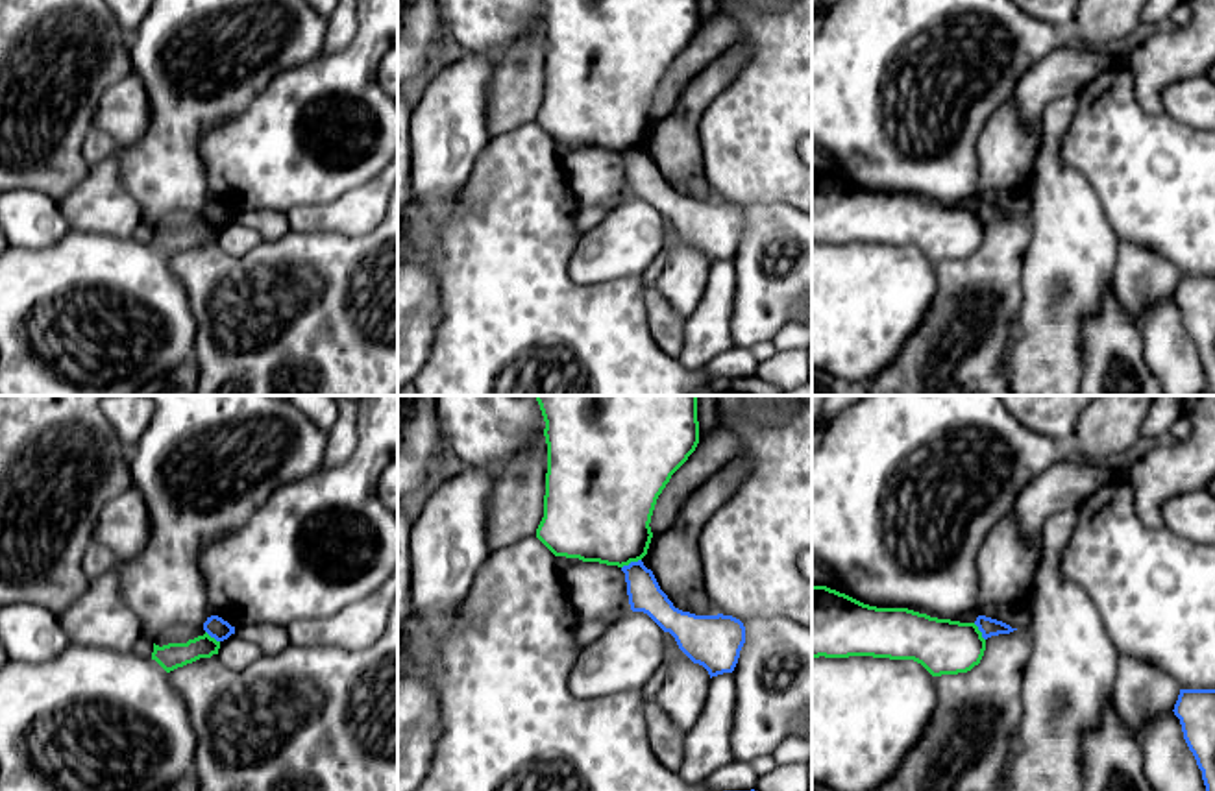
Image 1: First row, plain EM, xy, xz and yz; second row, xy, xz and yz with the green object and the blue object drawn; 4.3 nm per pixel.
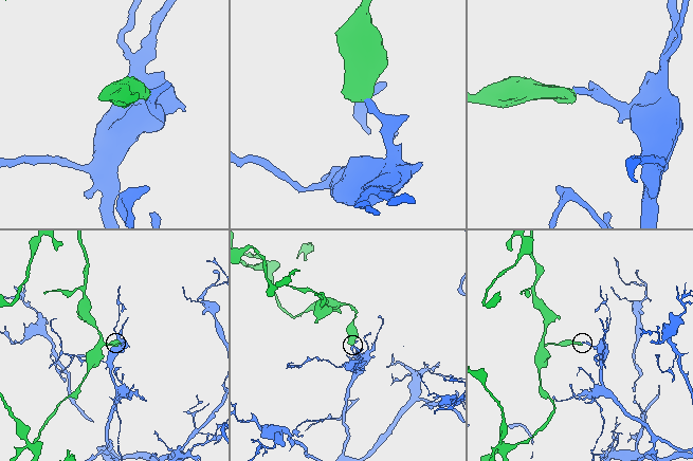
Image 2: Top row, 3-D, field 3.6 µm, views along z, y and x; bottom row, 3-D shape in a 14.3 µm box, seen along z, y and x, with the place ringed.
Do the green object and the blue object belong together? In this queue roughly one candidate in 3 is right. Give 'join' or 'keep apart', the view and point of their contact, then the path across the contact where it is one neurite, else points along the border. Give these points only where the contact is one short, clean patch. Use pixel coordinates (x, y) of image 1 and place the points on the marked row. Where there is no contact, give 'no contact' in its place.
keep apart; meets green in xz at (631, 560); border along xz (640, 559), (622, 568)

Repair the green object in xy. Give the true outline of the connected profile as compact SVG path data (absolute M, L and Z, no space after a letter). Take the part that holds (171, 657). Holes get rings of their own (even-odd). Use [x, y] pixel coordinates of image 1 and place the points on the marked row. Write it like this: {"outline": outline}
{"outline": "M205 632L203 636L189 639L187 643L168 643L163 647L153 643L152 660L170 673L200 658L211 658L213 654L218 654L218 649L220 641Z"}

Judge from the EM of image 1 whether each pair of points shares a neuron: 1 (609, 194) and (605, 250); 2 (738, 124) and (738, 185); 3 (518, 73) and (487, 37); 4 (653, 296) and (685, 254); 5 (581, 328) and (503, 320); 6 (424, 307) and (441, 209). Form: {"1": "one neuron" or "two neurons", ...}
{"1": "two neurons", "2": "one neuron", "3": "two neurons", "4": "two neurons", "5": "one neuron", "6": "one neuron"}

